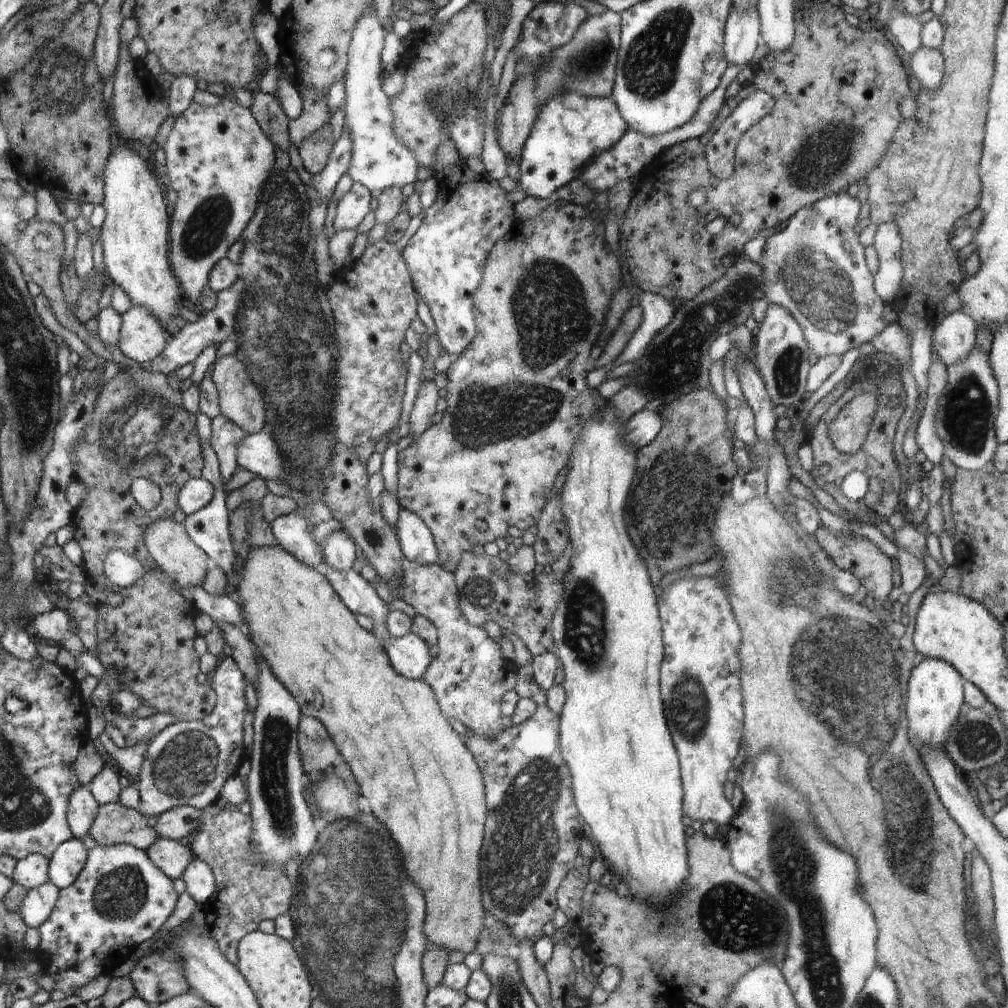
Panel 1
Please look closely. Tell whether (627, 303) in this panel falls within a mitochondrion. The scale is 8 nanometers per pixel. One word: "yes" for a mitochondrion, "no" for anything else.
no

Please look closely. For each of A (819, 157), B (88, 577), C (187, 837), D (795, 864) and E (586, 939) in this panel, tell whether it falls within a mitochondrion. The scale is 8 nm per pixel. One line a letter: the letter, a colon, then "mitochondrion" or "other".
A: mitochondrion
B: other
C: other
D: mitochondrion
E: other

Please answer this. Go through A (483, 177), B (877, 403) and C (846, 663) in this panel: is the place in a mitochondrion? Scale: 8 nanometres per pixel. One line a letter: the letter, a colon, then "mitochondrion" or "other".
A: other
B: other
C: mitochondrion

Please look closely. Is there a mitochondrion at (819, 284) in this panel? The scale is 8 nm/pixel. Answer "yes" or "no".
yes

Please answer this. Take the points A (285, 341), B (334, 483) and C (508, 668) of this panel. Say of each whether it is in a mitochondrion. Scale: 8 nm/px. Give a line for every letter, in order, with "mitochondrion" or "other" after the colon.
A: mitochondrion
B: mitochondrion
C: other

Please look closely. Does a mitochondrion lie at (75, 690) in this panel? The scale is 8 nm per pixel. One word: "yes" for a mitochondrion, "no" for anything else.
no

